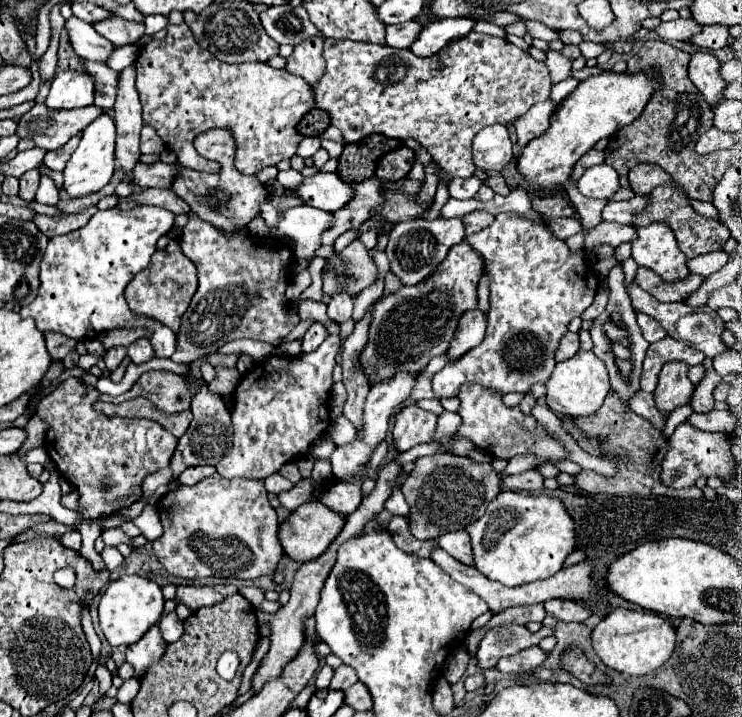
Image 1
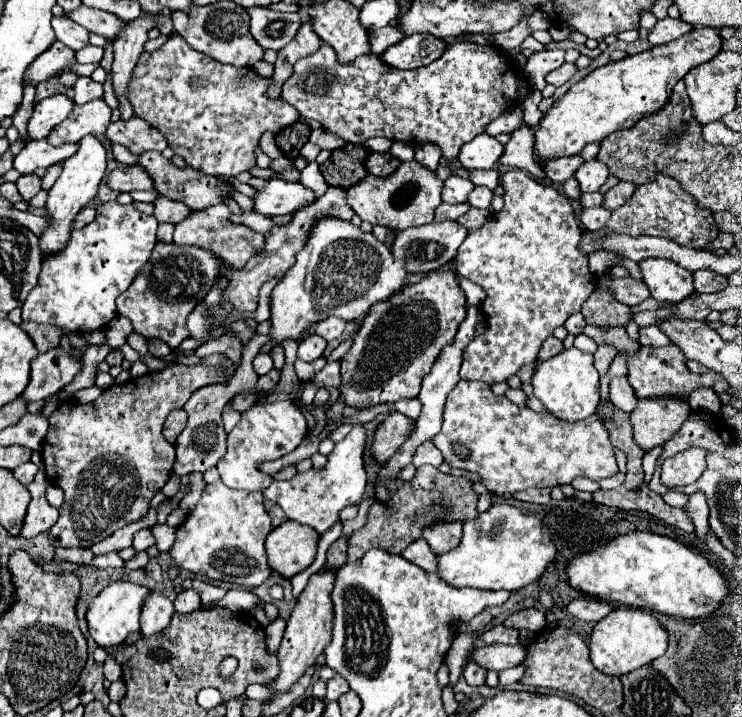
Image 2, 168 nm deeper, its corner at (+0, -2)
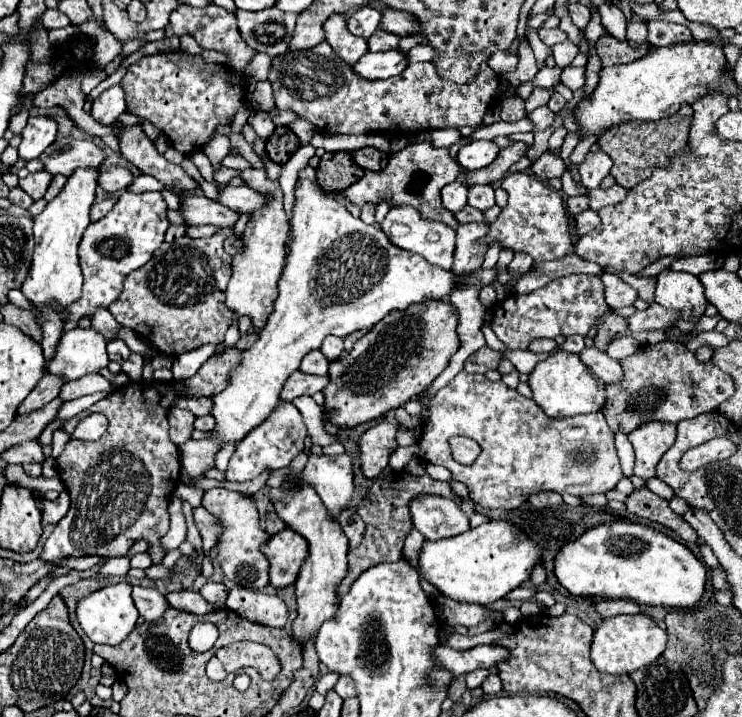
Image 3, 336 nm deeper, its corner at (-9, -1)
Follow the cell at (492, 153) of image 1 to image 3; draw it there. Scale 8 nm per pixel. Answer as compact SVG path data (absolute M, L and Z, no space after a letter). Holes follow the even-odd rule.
M472 141L458 151L458 163L470 171L482 169L496 159L498 151L500 147L494 141Z

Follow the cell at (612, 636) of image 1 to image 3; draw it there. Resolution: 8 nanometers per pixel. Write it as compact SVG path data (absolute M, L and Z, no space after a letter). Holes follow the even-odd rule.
M646 613L608 617L594 631L592 663L602 673L632 673L632 671L656 661L662 655L662 651L666 649L666 641L668 641L666 631Z

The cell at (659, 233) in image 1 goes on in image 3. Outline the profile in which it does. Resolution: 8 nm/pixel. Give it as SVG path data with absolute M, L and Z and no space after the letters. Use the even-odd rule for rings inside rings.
M668 267L656 279L656 303L666 309L680 309L682 319L700 319L704 315L708 301L696 275Z

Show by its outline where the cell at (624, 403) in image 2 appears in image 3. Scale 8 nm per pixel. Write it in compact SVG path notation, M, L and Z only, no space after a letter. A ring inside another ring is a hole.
M586 347L580 353L580 359L582 359L582 363L586 363L592 369L592 373L598 379L602 379L608 385L618 383L618 379L622 379L622 365L616 359L608 357L606 353L598 351L596 347Z

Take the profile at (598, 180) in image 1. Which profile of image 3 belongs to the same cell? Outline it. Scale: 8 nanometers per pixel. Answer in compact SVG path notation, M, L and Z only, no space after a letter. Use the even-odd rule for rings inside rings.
M598 151L598 153L588 153L584 163L580 165L580 179L582 179L582 185L586 189L596 189L600 187L602 179L606 175L610 175L610 167L612 167L612 159L604 153L604 151Z

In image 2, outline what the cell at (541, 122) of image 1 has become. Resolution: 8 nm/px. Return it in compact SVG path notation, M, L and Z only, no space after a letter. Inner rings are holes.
M525 124L517 128L511 140L505 144L503 154L497 160L497 166L515 166L529 172L533 178L543 180L545 172L533 158L533 134L535 134L535 128L529 128Z

